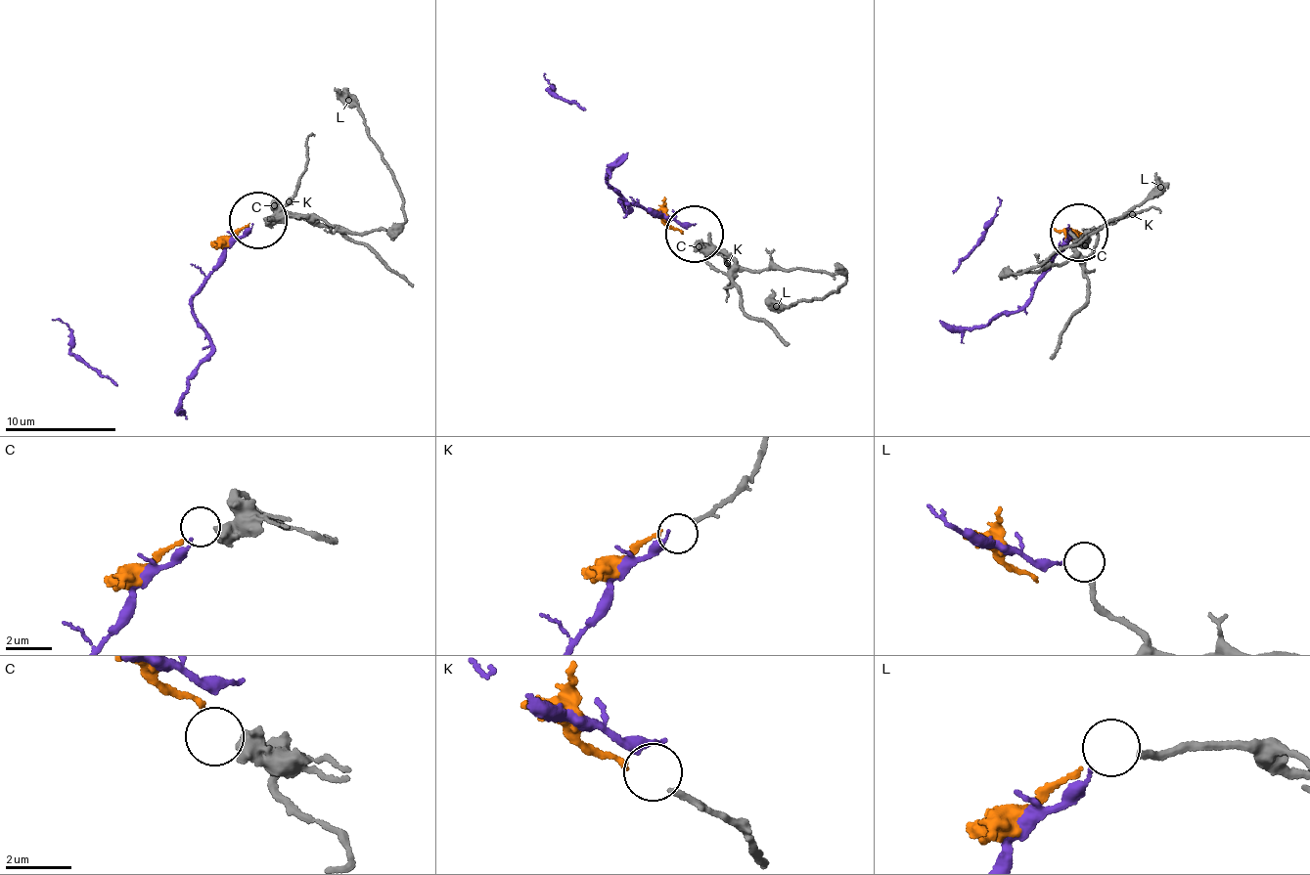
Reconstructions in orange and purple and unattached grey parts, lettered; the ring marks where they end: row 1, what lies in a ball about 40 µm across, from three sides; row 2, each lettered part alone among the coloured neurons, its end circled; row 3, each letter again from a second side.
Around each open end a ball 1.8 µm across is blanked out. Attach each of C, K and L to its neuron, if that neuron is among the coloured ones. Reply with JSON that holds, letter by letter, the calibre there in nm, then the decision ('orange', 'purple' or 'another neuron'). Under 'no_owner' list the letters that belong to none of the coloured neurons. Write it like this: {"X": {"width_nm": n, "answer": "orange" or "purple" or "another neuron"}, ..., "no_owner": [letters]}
{"C": {"width_nm": 600, "answer": "orange"}, "K": {"width_nm": 160, "answer": "purple"}, "L": {"width_nm": 220, "answer": "another neuron"}, "no_owner": ["L"]}

